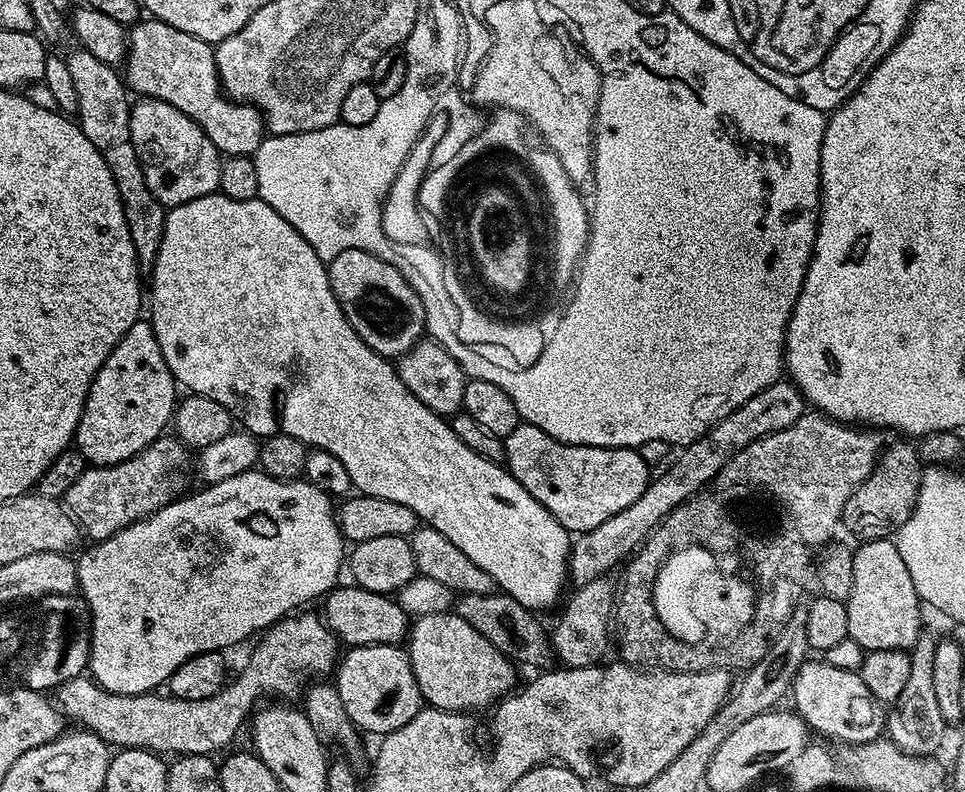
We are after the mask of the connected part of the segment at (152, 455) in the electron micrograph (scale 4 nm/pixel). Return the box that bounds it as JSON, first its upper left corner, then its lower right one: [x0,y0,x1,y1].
[62,438,186,541]

